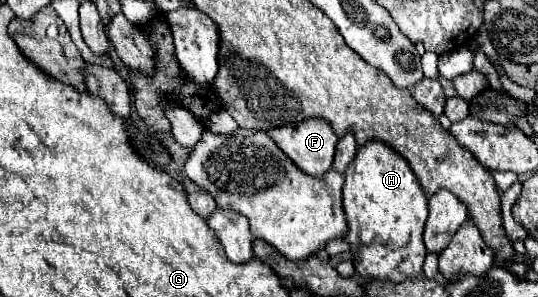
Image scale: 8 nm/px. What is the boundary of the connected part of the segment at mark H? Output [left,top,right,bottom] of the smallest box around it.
[343,141,429,281]

